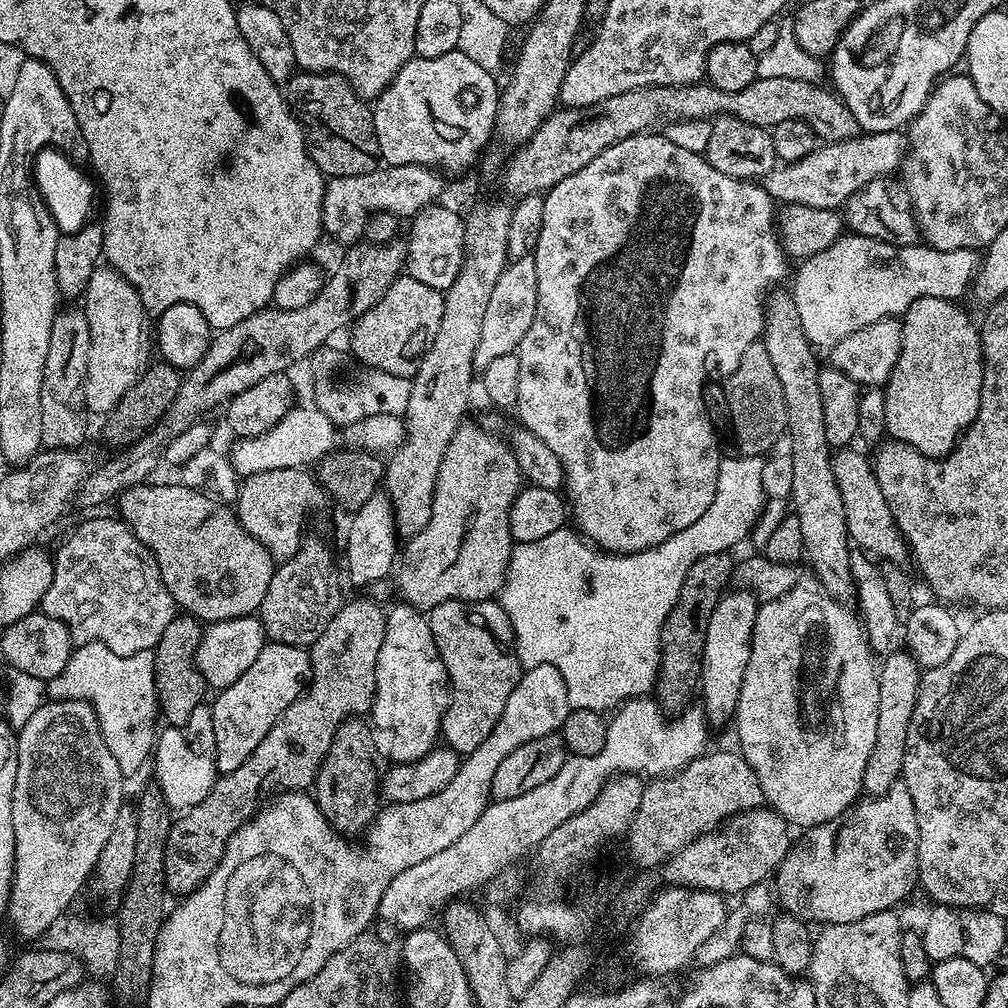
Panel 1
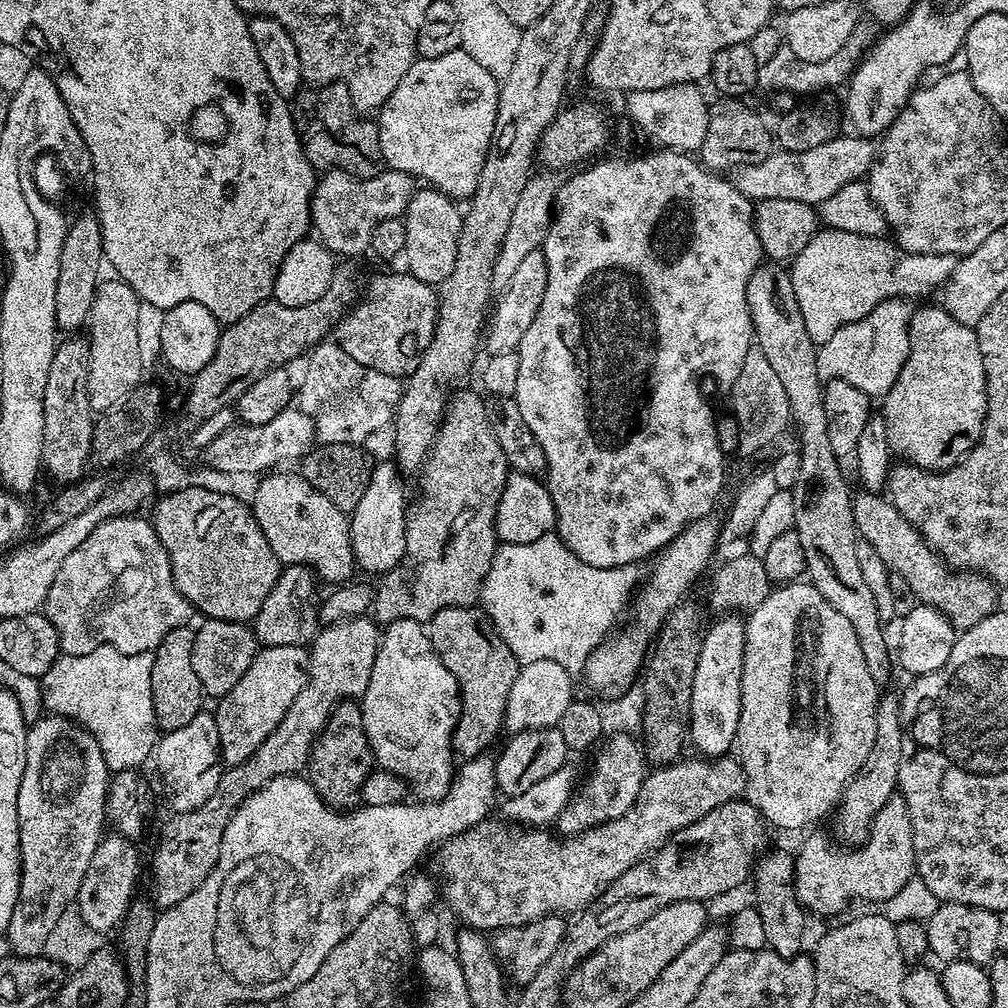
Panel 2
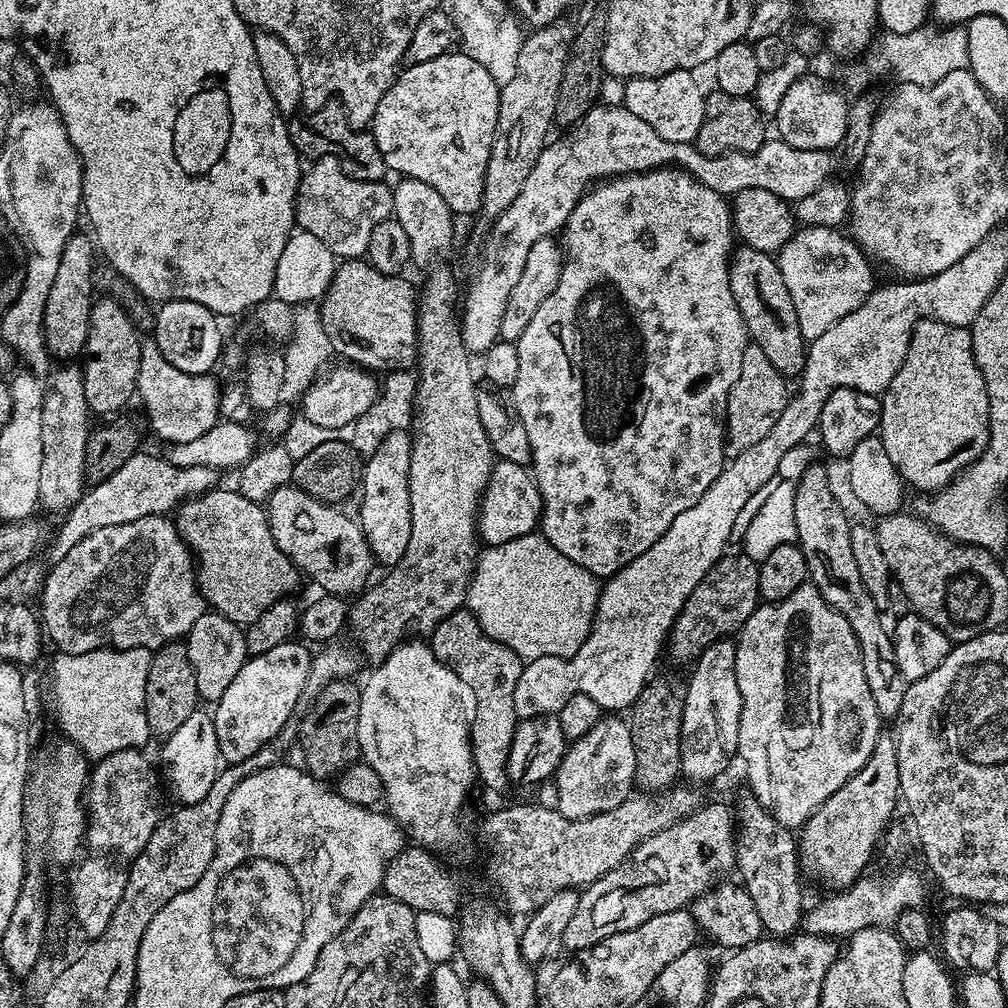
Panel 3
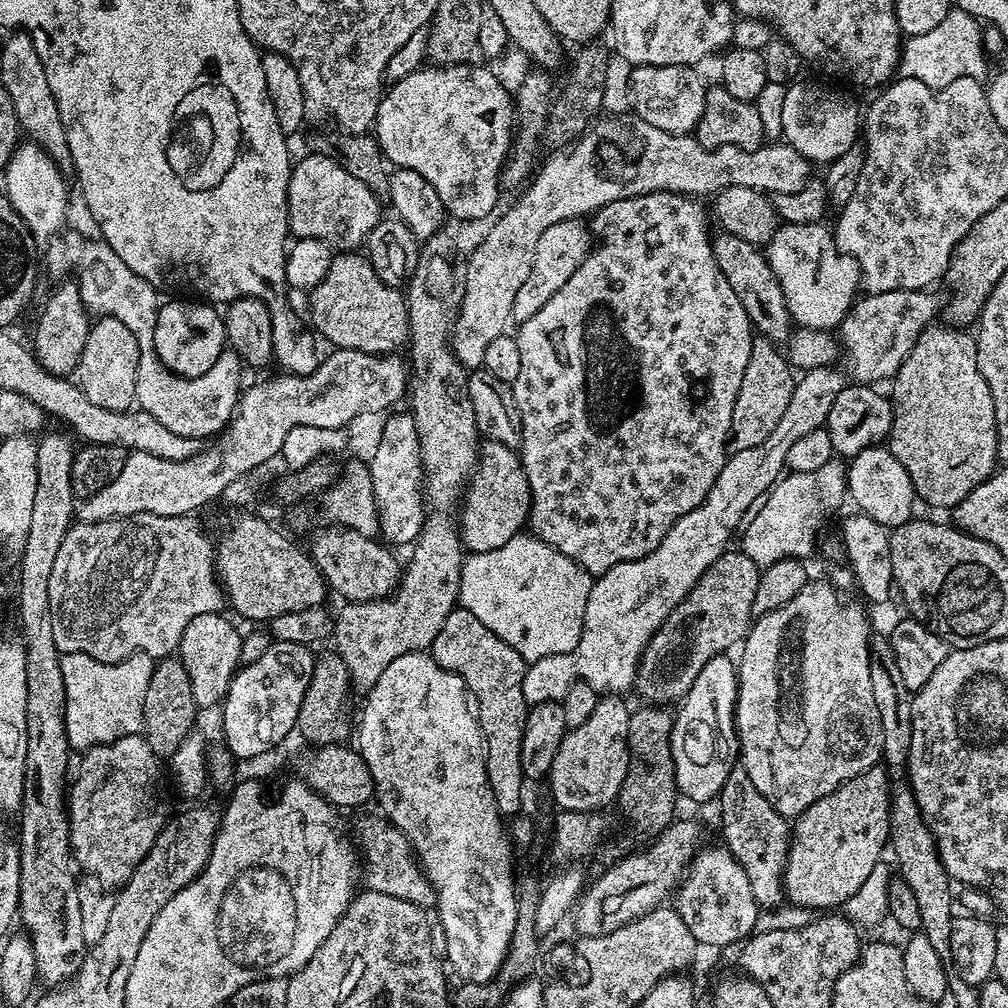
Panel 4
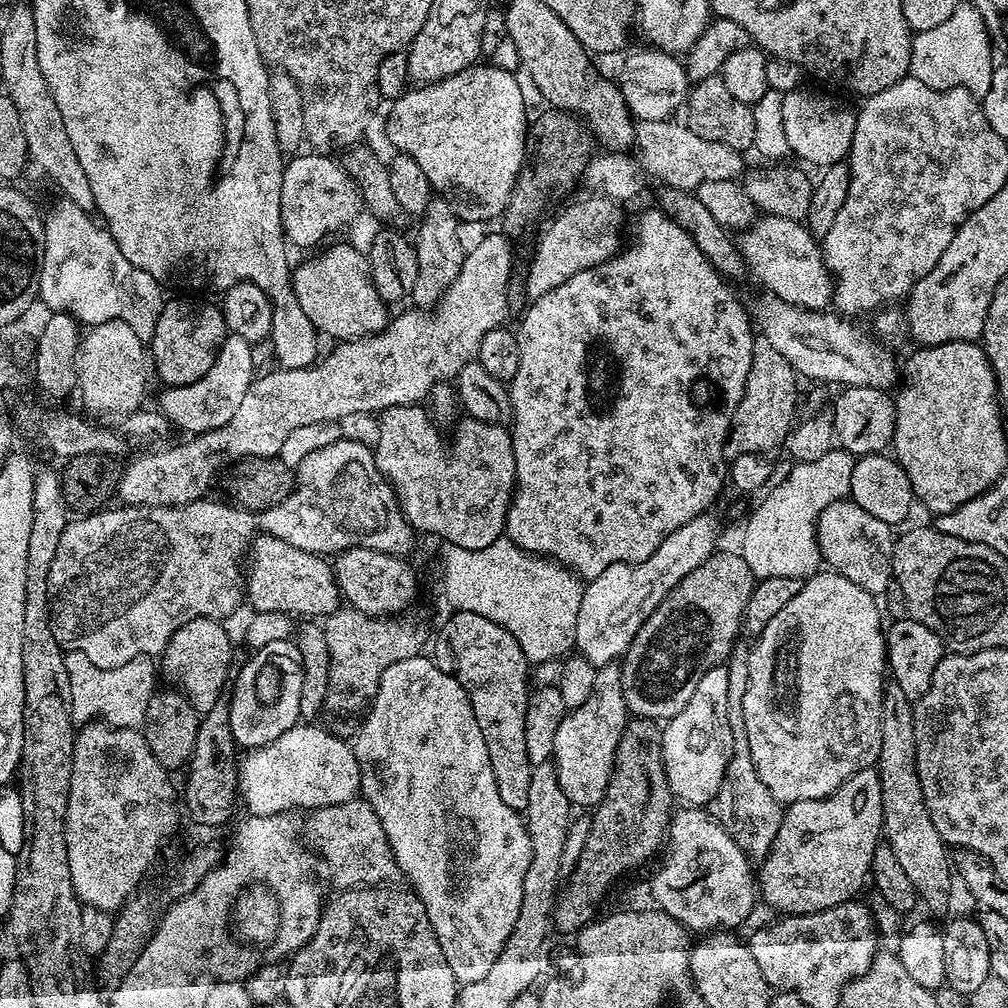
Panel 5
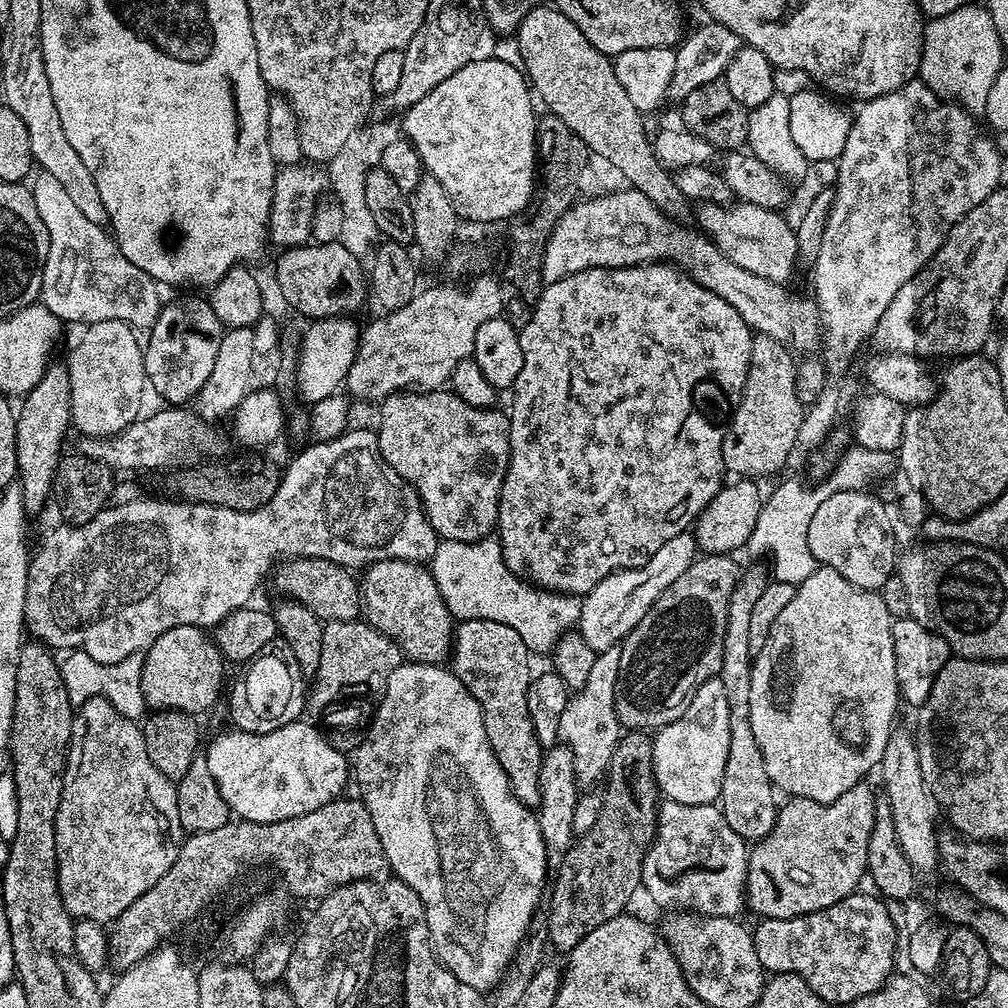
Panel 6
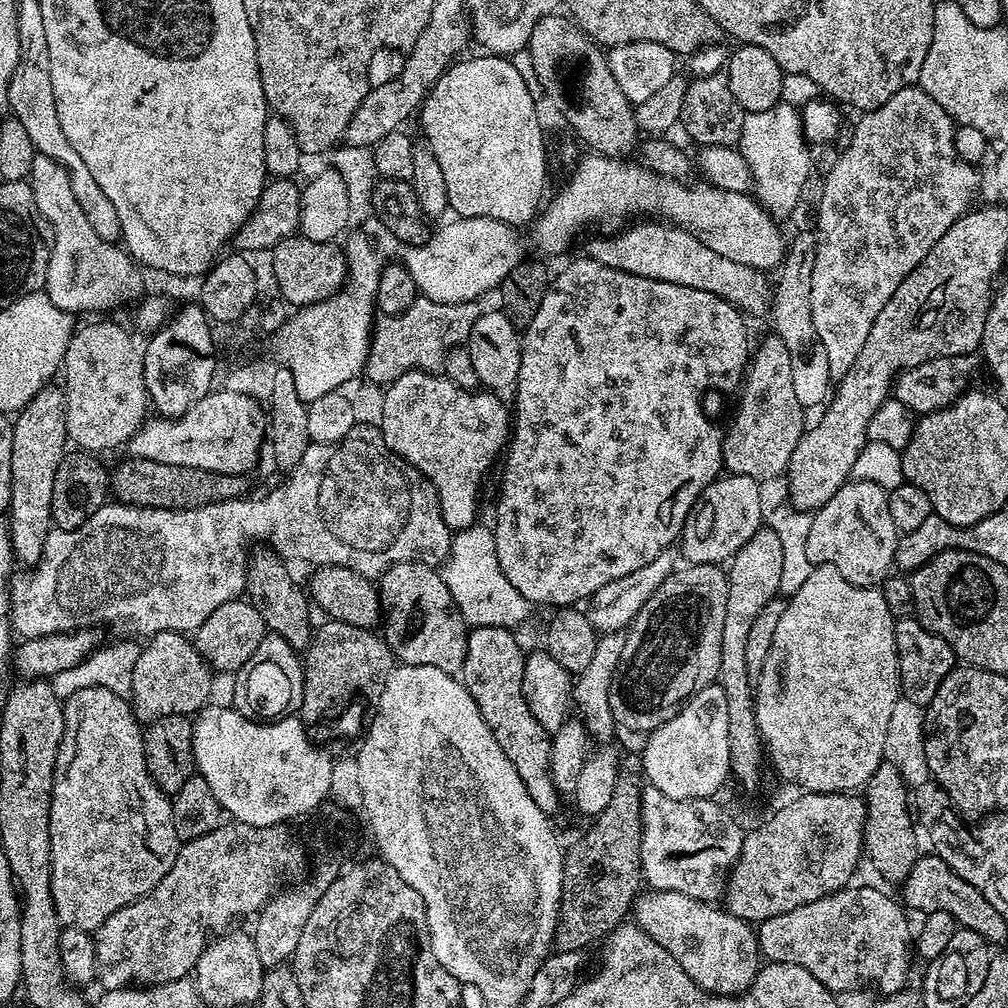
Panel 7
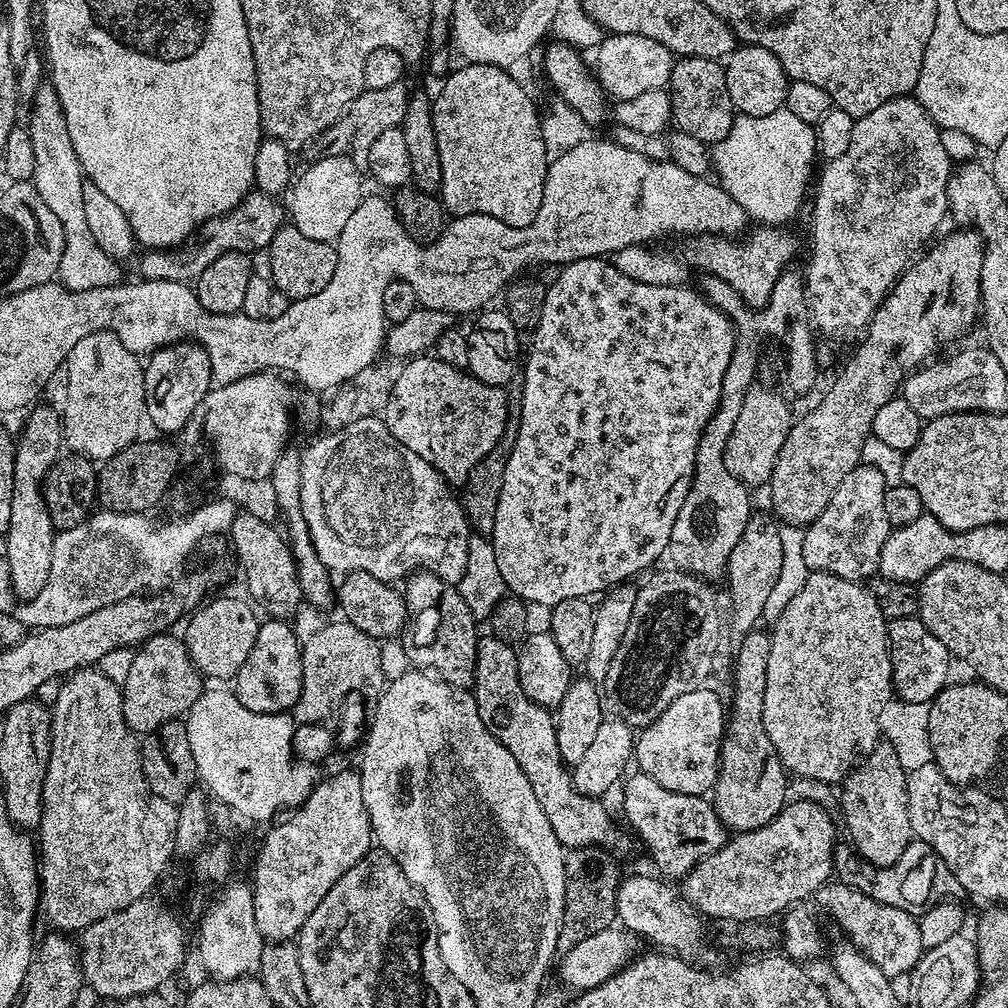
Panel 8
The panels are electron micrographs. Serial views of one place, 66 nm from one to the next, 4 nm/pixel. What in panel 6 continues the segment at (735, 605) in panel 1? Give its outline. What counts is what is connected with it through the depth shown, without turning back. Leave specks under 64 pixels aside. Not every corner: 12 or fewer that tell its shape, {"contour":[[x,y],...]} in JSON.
{"contour":[[719,678],[652,736],[661,797],[719,801],[730,710]]}

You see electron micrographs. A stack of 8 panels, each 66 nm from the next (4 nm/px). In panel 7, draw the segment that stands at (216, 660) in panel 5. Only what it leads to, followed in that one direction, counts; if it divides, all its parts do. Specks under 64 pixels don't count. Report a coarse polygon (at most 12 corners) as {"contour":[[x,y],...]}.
{"contour":[[182,632],[141,647],[130,703],[147,726],[213,698],[213,669]]}

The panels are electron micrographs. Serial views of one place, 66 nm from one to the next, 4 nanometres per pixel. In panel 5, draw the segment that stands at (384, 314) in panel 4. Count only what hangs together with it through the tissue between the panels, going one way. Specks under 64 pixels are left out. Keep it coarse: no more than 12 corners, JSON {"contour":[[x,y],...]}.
{"contour":[[347,242],[291,269],[317,333],[372,336],[389,305]]}

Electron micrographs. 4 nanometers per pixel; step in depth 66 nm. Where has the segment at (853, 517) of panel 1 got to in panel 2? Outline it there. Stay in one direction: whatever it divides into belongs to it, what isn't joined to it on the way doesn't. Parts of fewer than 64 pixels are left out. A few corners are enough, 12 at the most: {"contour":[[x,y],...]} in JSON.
{"contour":[[857,491],[857,537],[919,603],[960,630],[997,611],[997,585],[949,568],[879,491]]}

